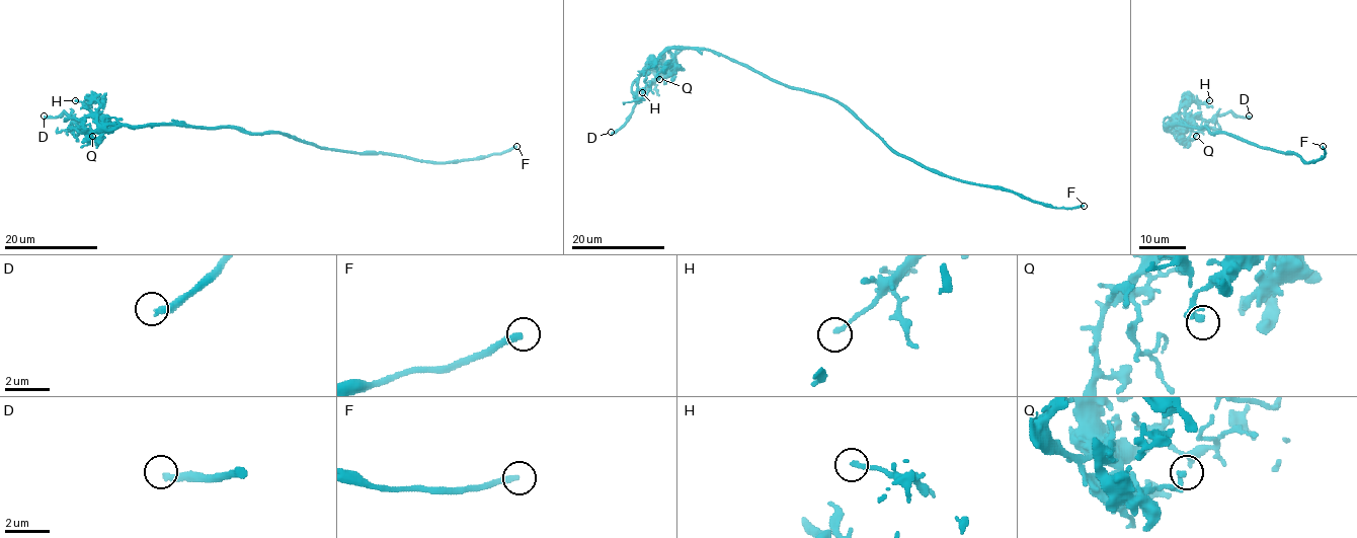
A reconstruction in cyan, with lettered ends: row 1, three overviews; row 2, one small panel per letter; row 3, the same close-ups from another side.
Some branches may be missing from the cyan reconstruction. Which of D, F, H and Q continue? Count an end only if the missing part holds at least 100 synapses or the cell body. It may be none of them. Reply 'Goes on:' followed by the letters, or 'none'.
Goes on: D

